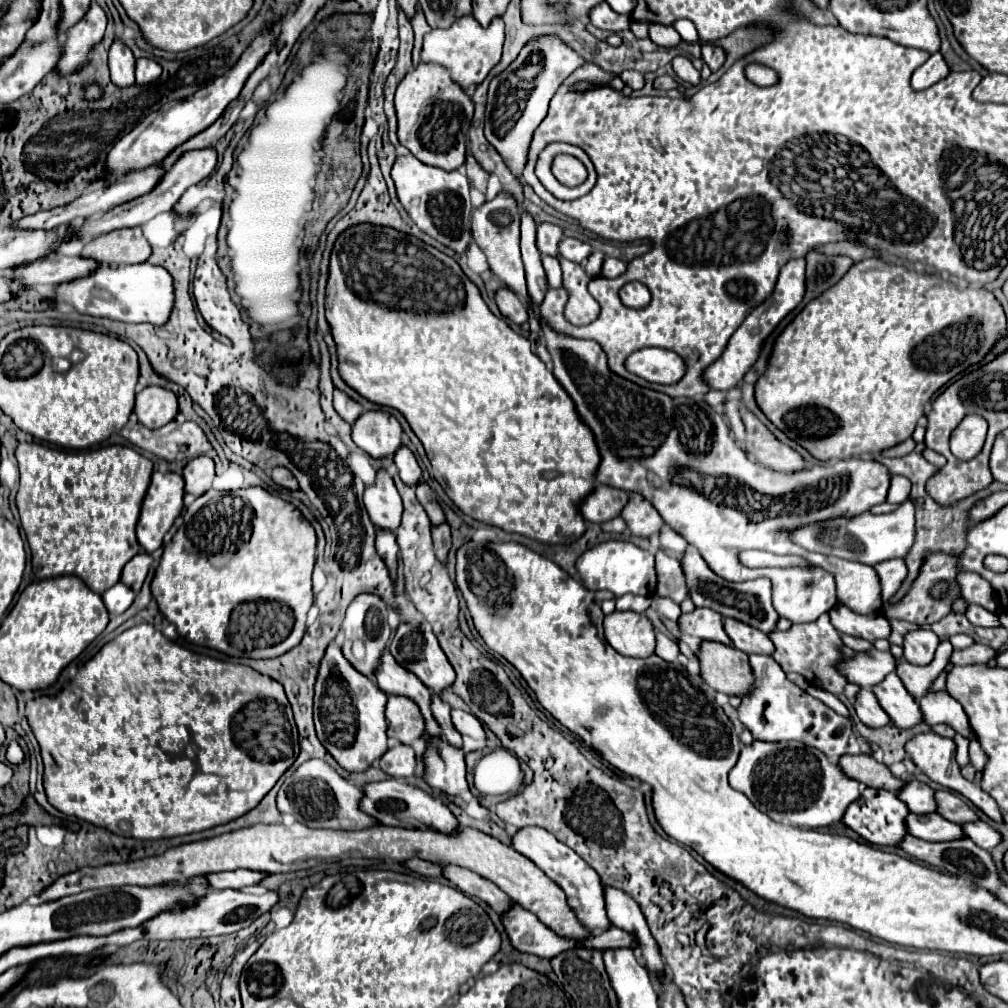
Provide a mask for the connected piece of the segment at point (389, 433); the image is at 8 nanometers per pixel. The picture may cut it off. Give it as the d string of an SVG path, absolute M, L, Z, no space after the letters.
M368 411L352 427L352 441L374 459L394 455L402 445L402 427L388 411Z

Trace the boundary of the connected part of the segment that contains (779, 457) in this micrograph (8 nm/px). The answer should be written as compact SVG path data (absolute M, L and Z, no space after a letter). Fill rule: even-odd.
M726 401L726 417L730 419L736 439L744 441L748 451L756 455L758 461L782 473L796 473L804 469L804 459L792 447L780 443L774 433L760 421L752 411L746 409L742 401ZM738 405L740 405L740 423L738 423Z

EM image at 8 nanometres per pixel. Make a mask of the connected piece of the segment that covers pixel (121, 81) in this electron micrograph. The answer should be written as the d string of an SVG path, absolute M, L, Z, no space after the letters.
M114 41L110 47L110 79L116 87L126 89L134 85L134 65L136 59L132 55L132 51L122 43L122 41Z

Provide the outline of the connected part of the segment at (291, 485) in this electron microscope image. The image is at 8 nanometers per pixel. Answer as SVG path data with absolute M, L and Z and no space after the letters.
M284 467L272 469L272 479L274 479L274 483L278 483L278 485L290 489L290 491L296 491L296 489L298 489L298 481L296 481L294 475L292 475L288 469L284 469Z

